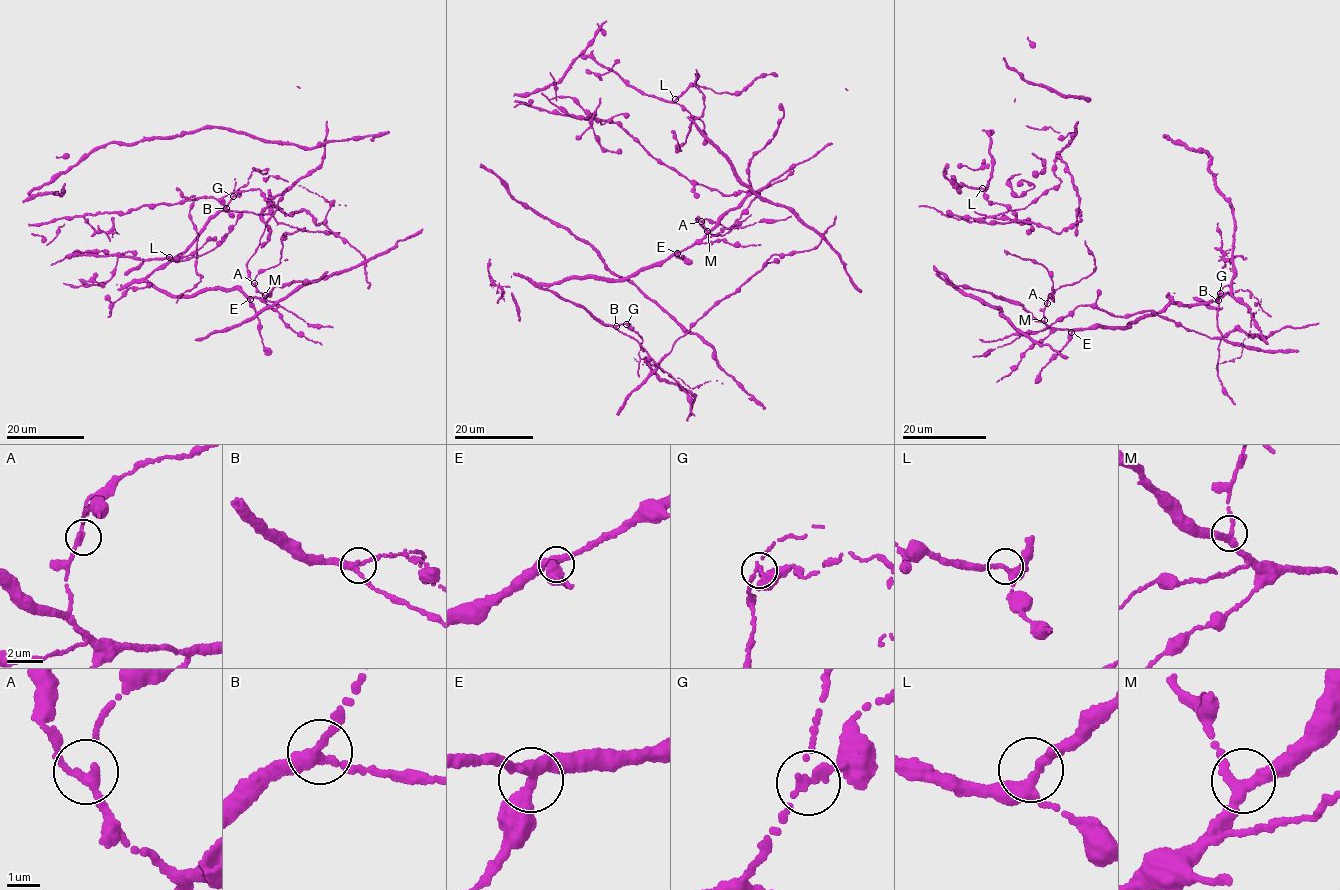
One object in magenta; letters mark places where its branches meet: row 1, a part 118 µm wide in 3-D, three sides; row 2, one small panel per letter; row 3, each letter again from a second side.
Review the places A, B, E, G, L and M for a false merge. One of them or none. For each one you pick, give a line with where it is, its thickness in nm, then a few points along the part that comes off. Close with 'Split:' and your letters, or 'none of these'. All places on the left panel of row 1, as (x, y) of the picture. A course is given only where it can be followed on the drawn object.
G: place (233, 196); calibre 200 nm; course (233, 196), (247, 184), (253, 167), (322, 196), (333, 205), (346, 205)
Split: G

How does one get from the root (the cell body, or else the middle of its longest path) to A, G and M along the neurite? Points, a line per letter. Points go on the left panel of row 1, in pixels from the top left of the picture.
A: (217, 289), (240, 290), (247, 297), (266, 297), (254, 283)
G: (217, 289), (179, 295), (163, 293), (144, 280), (193, 243), (233, 196)
M: (217, 289), (240, 290), (247, 297), (261, 299), (265, 295)

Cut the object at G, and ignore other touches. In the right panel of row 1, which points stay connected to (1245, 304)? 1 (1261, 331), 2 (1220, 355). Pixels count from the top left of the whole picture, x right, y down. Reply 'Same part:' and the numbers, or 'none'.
Same part: 1, 2

